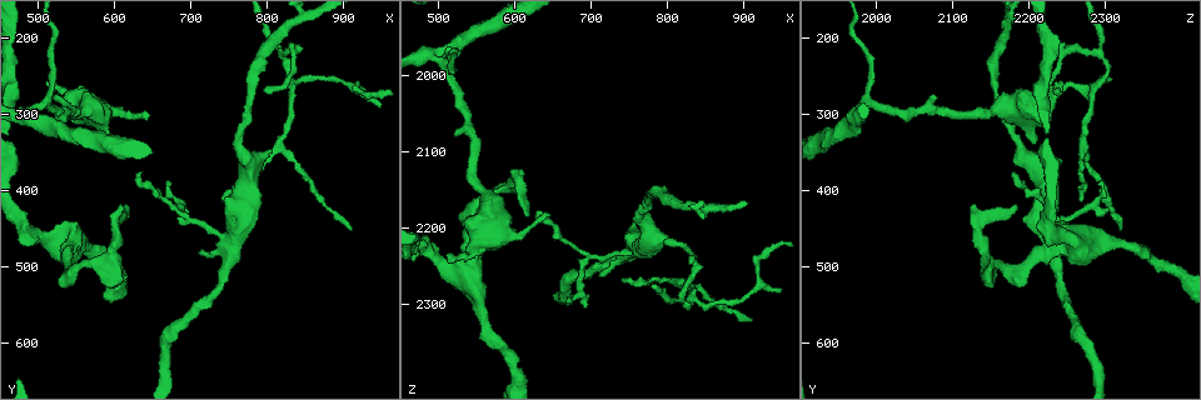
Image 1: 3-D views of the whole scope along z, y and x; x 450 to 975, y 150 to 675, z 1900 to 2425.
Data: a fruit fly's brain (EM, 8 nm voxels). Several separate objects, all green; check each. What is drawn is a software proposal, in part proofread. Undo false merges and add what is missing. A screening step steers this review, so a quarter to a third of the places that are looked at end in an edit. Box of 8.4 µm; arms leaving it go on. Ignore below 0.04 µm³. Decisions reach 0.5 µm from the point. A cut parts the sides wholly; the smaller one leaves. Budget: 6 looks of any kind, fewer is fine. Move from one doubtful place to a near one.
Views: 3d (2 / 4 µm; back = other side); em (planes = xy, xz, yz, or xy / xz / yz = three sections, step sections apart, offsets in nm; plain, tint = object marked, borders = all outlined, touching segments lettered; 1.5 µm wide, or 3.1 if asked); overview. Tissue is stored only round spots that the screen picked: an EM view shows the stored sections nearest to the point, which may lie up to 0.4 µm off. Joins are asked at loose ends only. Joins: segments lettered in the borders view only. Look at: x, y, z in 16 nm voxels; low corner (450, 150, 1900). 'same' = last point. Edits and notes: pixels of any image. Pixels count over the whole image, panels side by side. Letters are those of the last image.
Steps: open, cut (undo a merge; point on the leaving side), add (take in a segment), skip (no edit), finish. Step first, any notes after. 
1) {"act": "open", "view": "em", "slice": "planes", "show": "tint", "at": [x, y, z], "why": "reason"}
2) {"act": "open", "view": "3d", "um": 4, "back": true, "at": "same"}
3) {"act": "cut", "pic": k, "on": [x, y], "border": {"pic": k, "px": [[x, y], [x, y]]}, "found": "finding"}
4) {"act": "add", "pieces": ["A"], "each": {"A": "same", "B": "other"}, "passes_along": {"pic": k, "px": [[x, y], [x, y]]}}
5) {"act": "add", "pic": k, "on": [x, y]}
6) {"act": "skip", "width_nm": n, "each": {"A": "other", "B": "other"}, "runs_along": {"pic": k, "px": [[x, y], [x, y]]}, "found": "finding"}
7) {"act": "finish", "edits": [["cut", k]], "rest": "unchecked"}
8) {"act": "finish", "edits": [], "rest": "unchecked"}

{"act": "open", "view": "3d", "um": 4, "at": [645, 300, 2180], "why": "free end"}

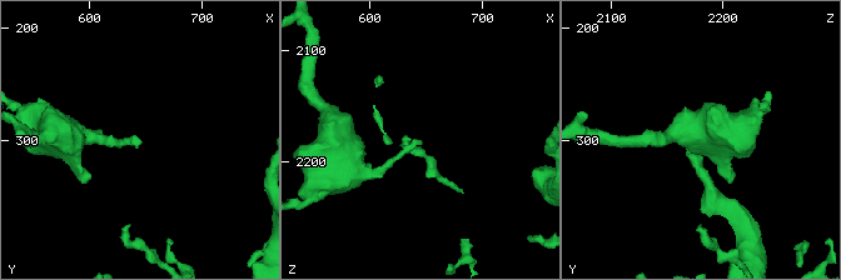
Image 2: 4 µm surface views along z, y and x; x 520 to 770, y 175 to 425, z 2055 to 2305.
{"act": "open", "view": "em", "slice": "planes", "show": "borders", "at": [646, 304, 2178]}

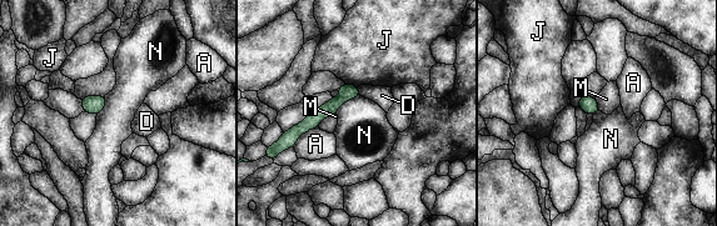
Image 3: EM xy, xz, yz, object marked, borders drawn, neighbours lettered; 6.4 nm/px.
{"act": "skip", "each": {"A": "other", "D": "other", "J": "other", "M": "other", "N": "other"}, "border": {"pic": 3, "px": [[345, 83], [357, 86]]}, "found": "no lettered segment goes on from it"}

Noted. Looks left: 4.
{"act": "open", "view": "3d", "um": 2, "at": [795, 275, 2215]}

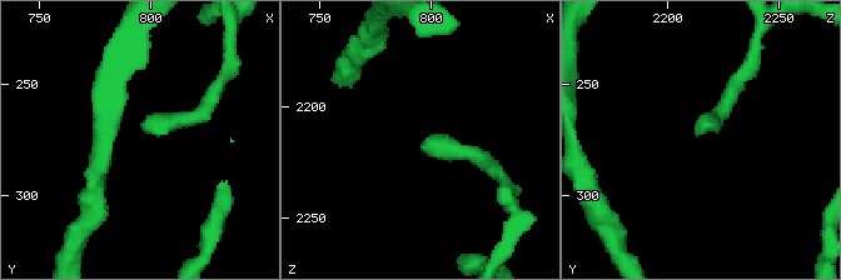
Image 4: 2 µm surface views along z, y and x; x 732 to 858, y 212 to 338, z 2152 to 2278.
{"act": "open", "view": "em", "slice": "yz", "step": 4, "show": "borders", "at": [796, 272, 2217]}

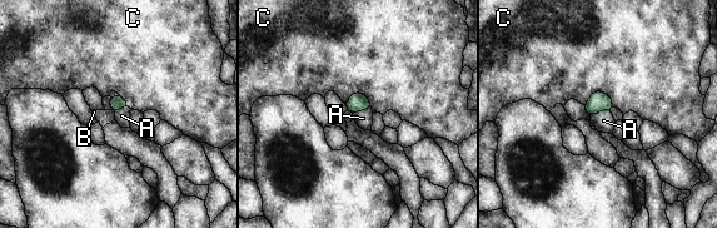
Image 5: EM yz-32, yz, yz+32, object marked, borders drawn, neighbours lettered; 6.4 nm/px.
{"act": "skip", "each": {"A": "other", "B": "other", "C": "other"}, "border": {"pic": 5, "px": [[610, 109], [602, 109], [591, 117]]}, "found": "none of them fits"}

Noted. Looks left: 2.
{"act": "open", "view": "em", "slice": "planes", "show": "borders", "at": [490, 295, 1970], "why": "sharp bend"}

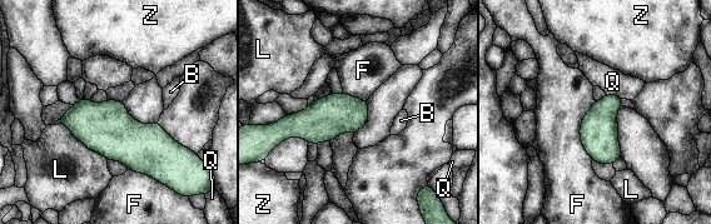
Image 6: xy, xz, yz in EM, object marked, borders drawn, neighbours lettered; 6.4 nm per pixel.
{"act": "skip", "width_nm": 240, "each": {"B": "other", "F": "other", "L": "other", "Q": "other", "Z": "other"}, "found": "all the same neuron"}

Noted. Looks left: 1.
{"act": "finish", "edits": [], "rest": "unchecked"}

